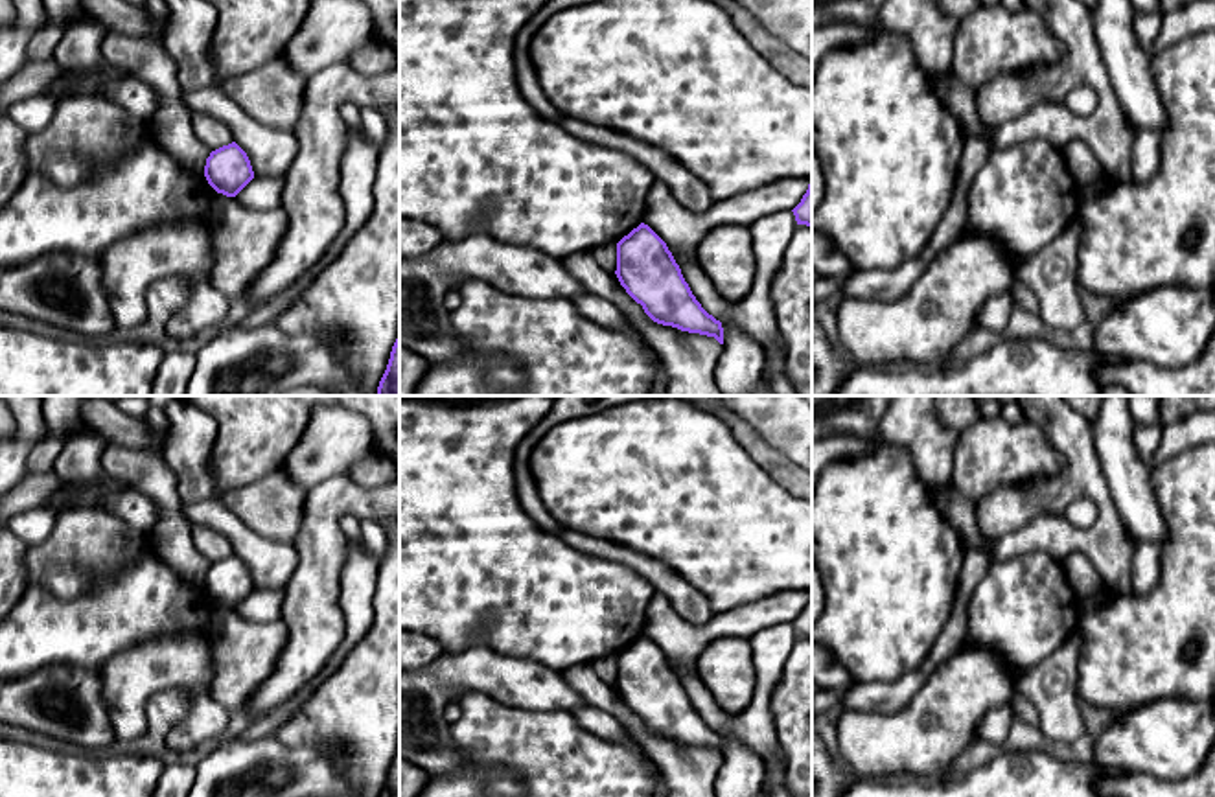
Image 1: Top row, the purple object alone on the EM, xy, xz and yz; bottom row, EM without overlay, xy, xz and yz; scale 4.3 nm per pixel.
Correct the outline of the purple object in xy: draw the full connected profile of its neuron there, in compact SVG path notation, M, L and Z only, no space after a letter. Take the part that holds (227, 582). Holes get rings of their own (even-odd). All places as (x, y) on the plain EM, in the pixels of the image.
M232 554L210 565L204 589L217 606L236 609L254 591L254 583L247 565Z

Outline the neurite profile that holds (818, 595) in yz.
M812 561L812 624L816 624L825 607L825 591L823 591L823 580L819 576L817 567Z

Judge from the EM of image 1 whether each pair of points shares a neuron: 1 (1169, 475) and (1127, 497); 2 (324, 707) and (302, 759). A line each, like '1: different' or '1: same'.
1: different
2: different

